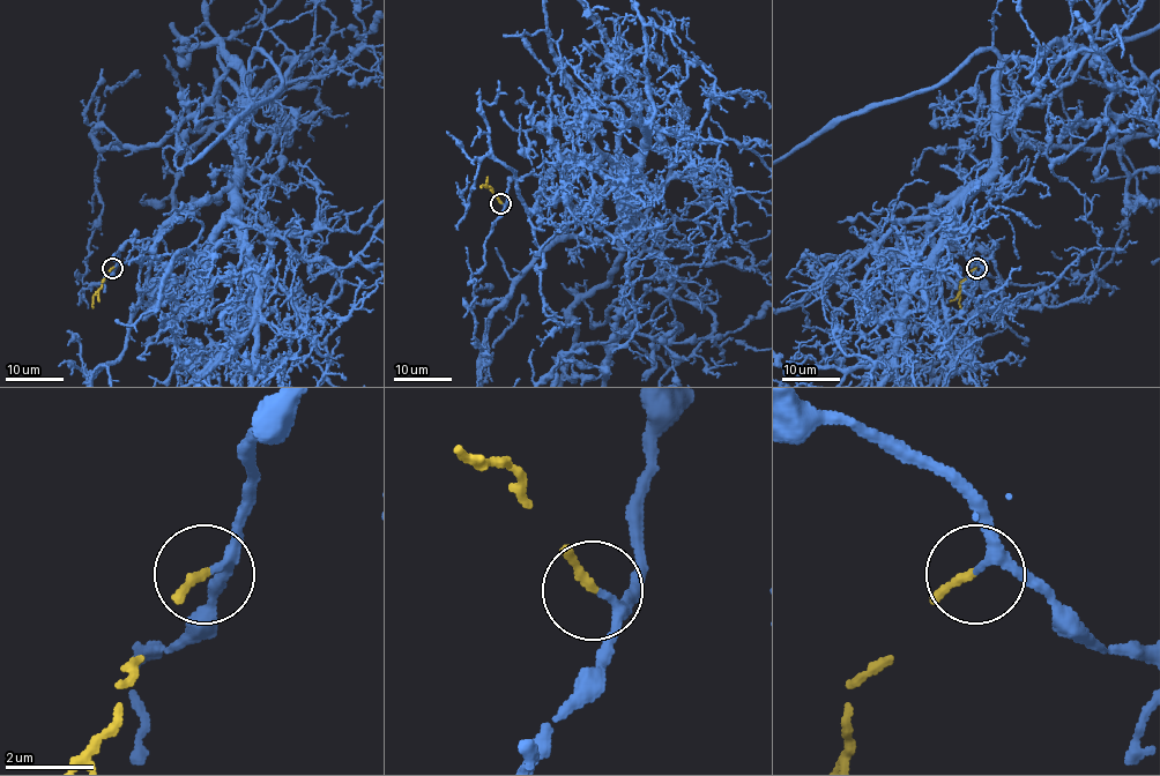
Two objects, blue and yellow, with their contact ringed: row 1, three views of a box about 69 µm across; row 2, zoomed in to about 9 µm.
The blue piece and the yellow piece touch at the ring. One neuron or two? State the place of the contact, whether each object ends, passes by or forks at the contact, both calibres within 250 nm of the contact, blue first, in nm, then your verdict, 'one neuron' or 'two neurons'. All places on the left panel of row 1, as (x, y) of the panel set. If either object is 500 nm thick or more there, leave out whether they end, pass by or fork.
(112, 268) | blue passes by | yellow ends | 190/170 nm | one neuron

